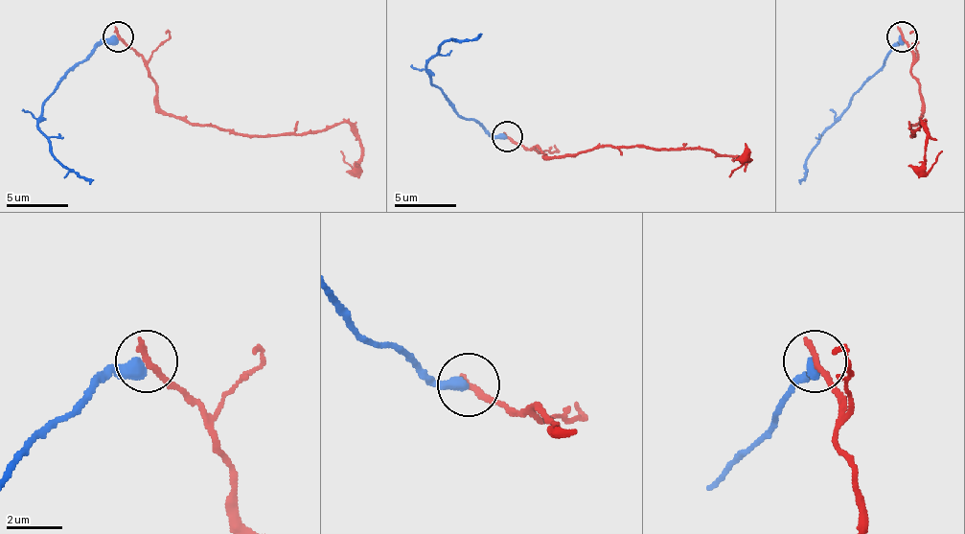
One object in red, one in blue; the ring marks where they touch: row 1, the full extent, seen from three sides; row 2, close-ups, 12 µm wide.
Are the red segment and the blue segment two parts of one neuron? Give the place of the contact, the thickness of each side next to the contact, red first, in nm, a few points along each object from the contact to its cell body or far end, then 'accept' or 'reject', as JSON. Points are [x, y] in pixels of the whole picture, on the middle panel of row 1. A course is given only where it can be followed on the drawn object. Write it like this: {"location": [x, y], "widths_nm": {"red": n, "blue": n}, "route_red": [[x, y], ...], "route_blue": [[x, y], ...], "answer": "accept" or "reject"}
{"location": [507, 136], "widths_nm": {"red": 280, "blue": 480}, "route_red": [[508, 137], [535, 147], [544, 155], [575, 155], [597, 147], [710, 150], [750, 159], [728, 177]], "route_blue": [[504, 137], [493, 137], [476, 122], [465, 119], [437, 88], [427, 70], [440, 45], [465, 42], [483, 33]], "answer": "reject"}

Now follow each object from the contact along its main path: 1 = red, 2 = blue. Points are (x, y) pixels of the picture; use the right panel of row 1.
1: (903, 37), (921, 86), (921, 117), (911, 136), (921, 124), (930, 167), (942, 151)
2: (903, 37), (887, 53), (884, 65), (853, 96), (810, 154), (807, 173), (798, 178)

